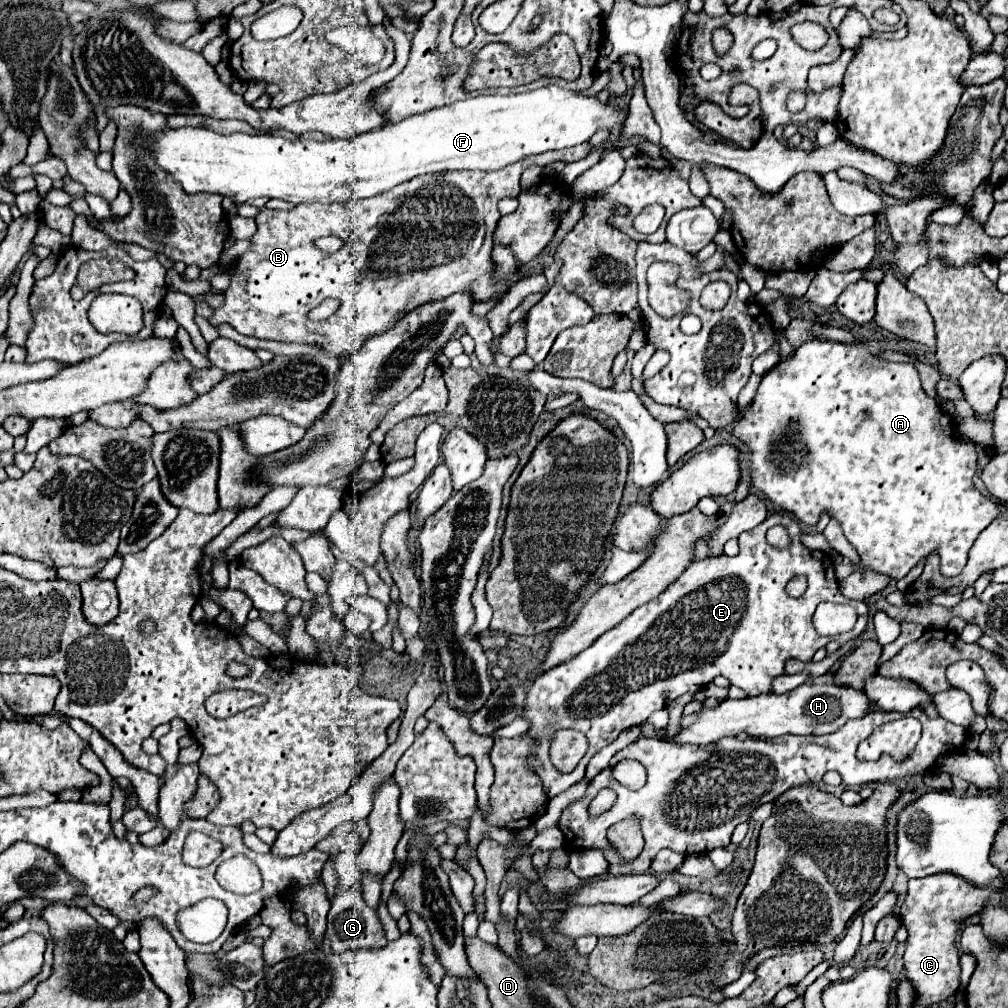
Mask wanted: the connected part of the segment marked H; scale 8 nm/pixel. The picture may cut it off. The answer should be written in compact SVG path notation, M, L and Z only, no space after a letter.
M806 682L786 694L762 694L756 698L724 700L716 708L704 708L700 716L688 728L682 728L674 738L670 738L668 732L662 732L660 740L674 744L712 744L724 736L738 736L740 732L756 738L776 738L784 734L830 734L844 726L848 720L860 718L868 712L870 700L862 690L848 686L818 686Z

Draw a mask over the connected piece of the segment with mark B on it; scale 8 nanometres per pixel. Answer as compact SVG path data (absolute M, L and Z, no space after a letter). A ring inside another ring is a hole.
M576 146L560 152L530 156L496 172L448 170L440 174L416 176L410 182L398 184L396 188L366 200L348 200L338 204L300 204L290 212L262 208L256 216L258 230L250 238L252 246L234 264L234 274L230 286L224 292L224 302L214 310L208 322L214 328L220 324L230 324L244 336L316 344L328 350L332 356L352 356L352 352L360 352L368 336L388 332L388 328L394 328L404 314L412 312L412 308L418 308L420 304L444 300L456 292L466 290L472 294L474 302L490 302L492 298L500 300L510 290L510 286L528 276L524 272L514 272L510 278L494 280L492 276L496 262L492 260L492 254L480 254L484 238L486 250L492 250L490 236L498 224L496 204L500 202L500 196L520 194L520 174L528 166L546 166L554 160L578 160L586 154L590 154L590 146ZM320 236L340 236L344 246L336 254L326 254L314 246L314 240ZM326 298L338 298L340 308L326 320L310 320L308 312Z

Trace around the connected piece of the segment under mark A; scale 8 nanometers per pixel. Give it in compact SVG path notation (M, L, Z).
M810 340L796 348L794 356L788 360L780 360L770 372L762 376L762 382L758 386L756 398L752 400L750 408L736 420L732 434L748 448L750 454L750 486L758 492L762 492L776 510L788 510L794 512L796 520L804 526L816 526L822 512L828 512L830 518L836 518L842 524L844 536L848 542L858 550L862 564L870 566L874 572L886 574L890 578L904 578L920 560L928 558L932 552L938 550L940 556L940 572L944 576L956 576L962 572L968 550L972 548L978 534L998 518L998 504L990 498L982 496L974 484L972 474L976 472L976 446L964 444L956 438L952 420L940 410L938 402L924 394L918 370L910 362L888 362L880 356L872 354L866 346L858 344L840 344L832 340Z

